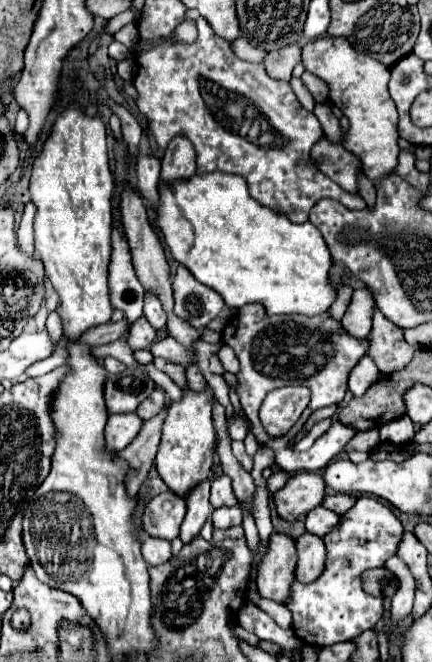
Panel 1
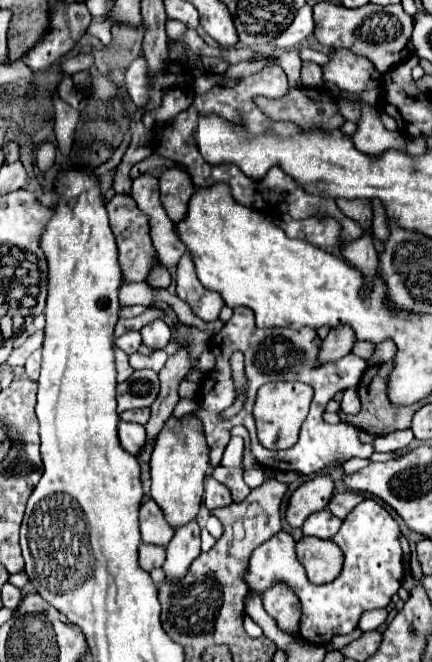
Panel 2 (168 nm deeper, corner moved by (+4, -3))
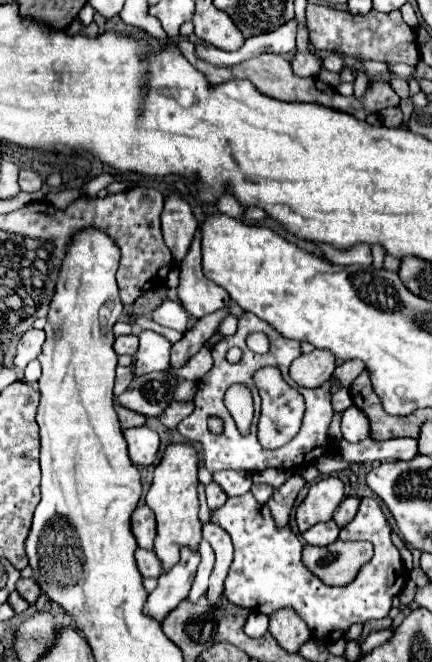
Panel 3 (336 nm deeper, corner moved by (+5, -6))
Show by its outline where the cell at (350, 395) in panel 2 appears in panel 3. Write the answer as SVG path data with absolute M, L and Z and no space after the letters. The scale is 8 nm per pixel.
M349 406L341 418L341 430L347 442L361 442L369 438L369 420L357 406Z

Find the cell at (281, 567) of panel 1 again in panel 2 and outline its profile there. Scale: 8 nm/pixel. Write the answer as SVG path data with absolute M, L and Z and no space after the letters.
M282 583L274 585L262 595L264 609L276 621L276 625L290 635L298 635L298 621L300 621L300 601L298 597Z

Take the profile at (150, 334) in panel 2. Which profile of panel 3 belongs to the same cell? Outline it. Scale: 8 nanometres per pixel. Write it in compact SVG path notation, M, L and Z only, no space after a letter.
M153 330L139 332L139 350L135 356L135 376L169 368L171 342Z

